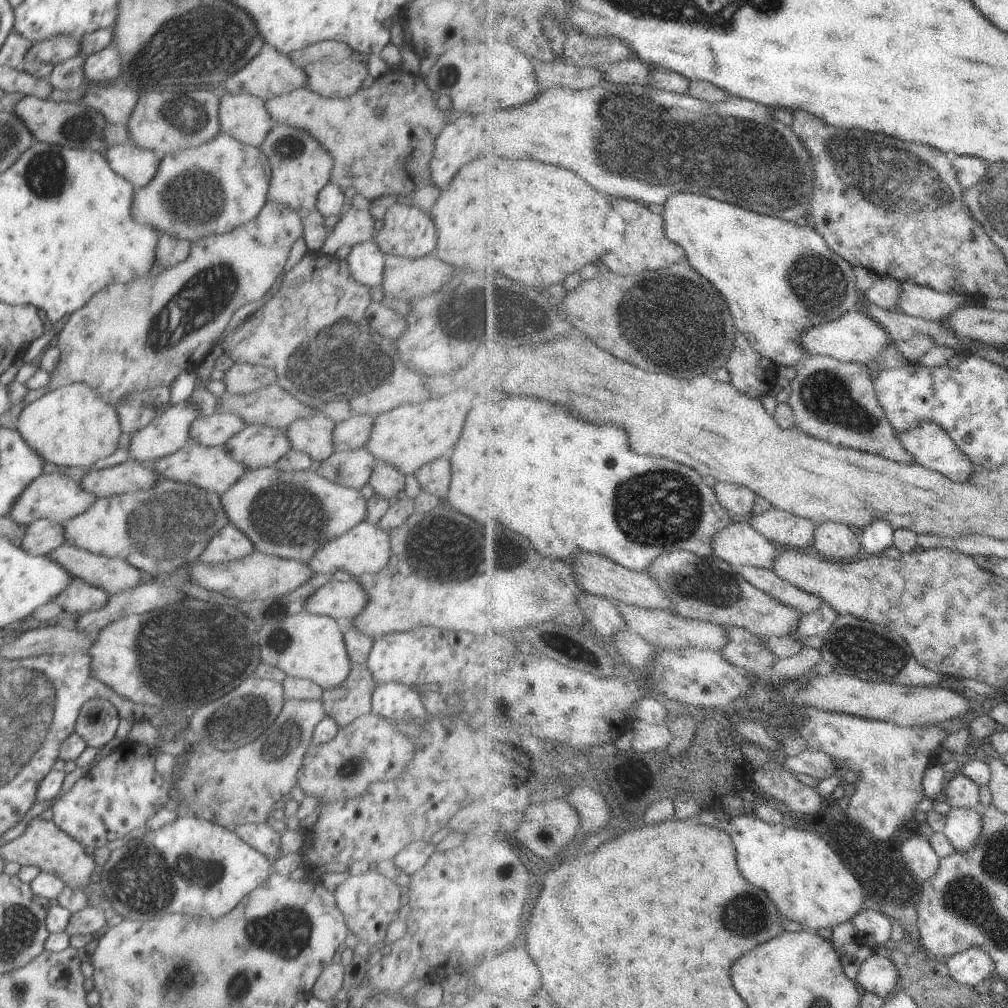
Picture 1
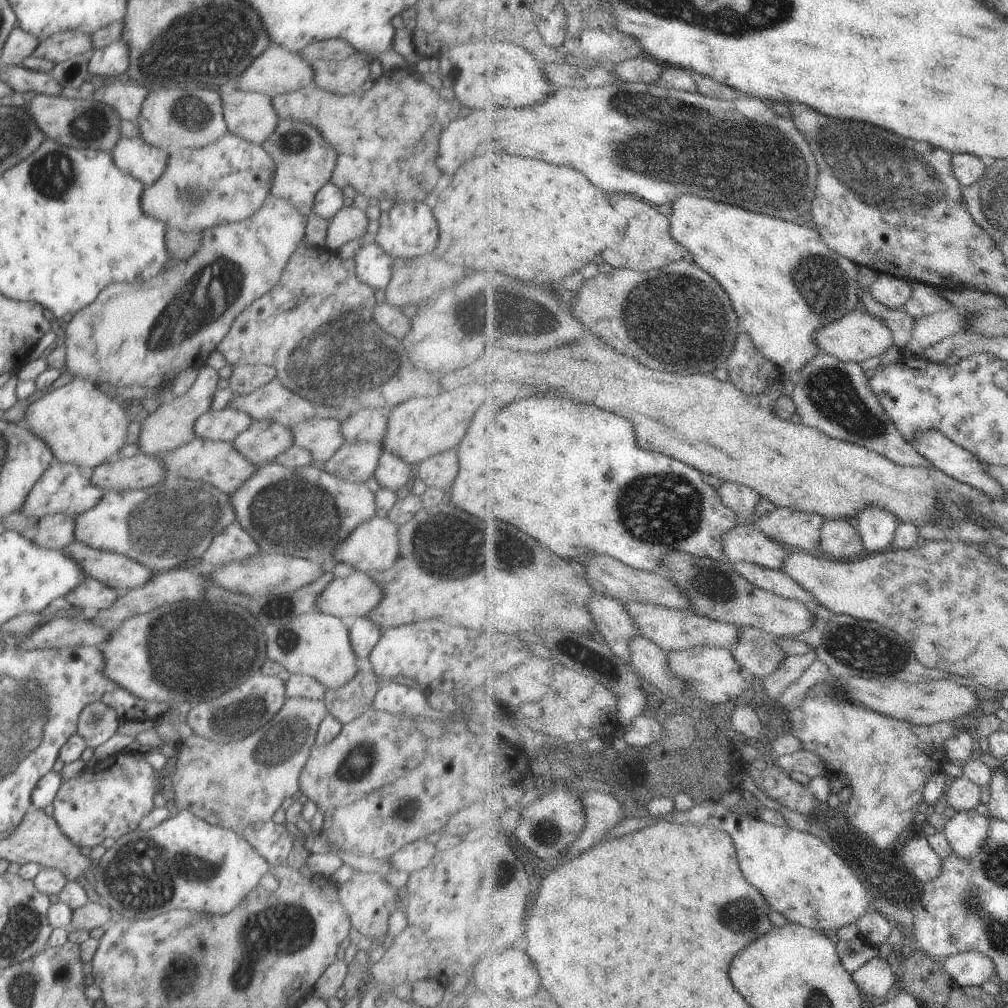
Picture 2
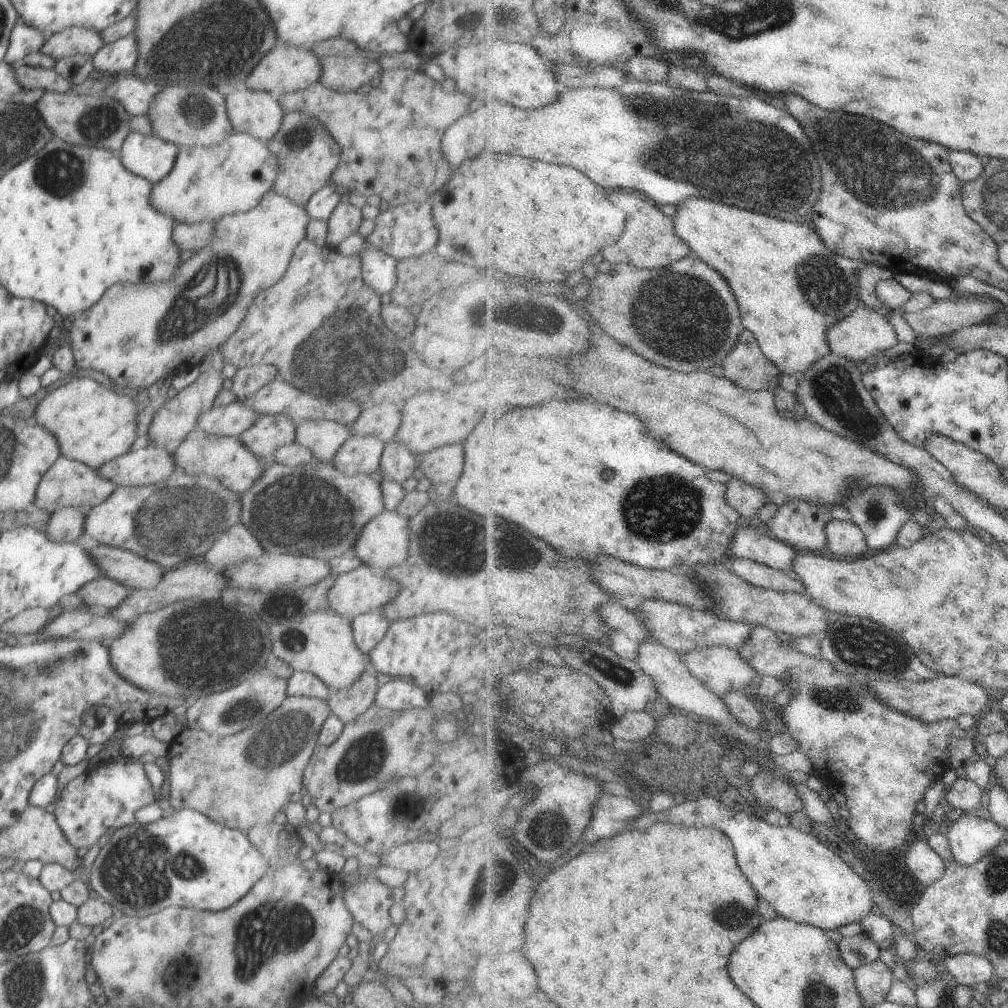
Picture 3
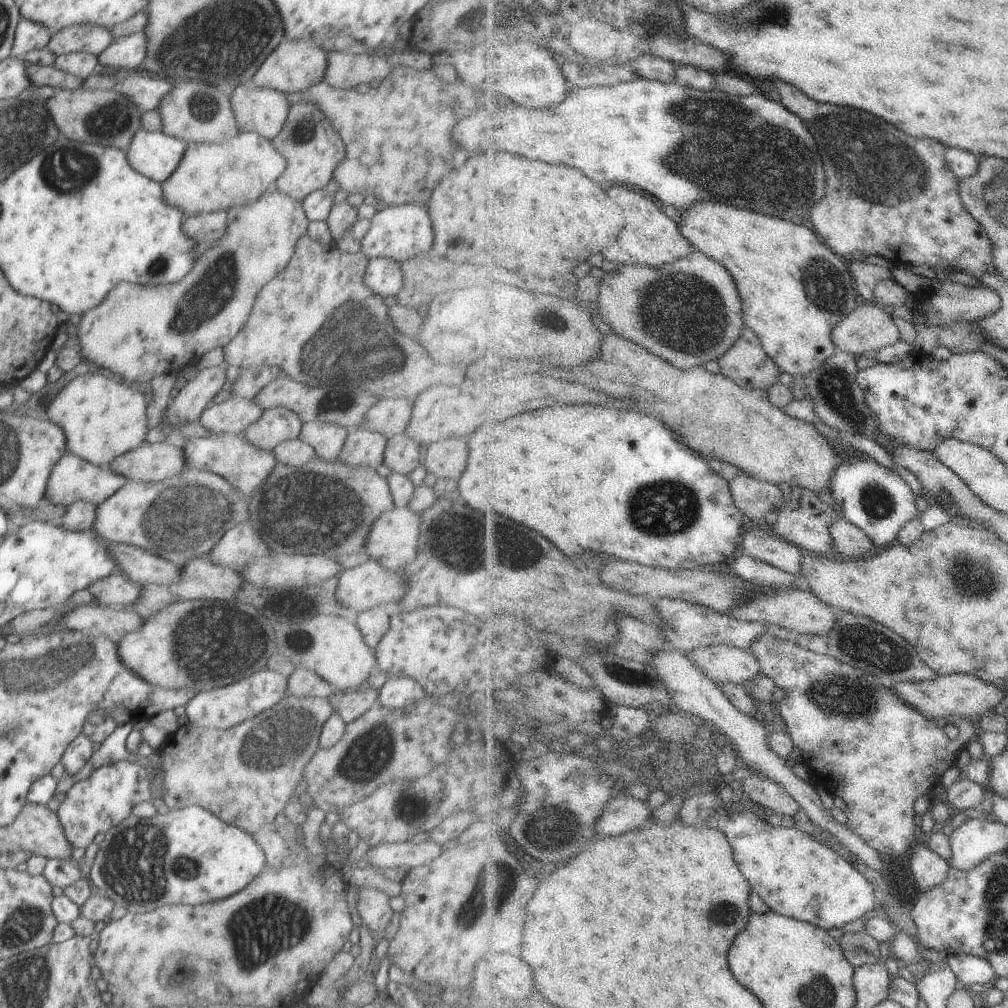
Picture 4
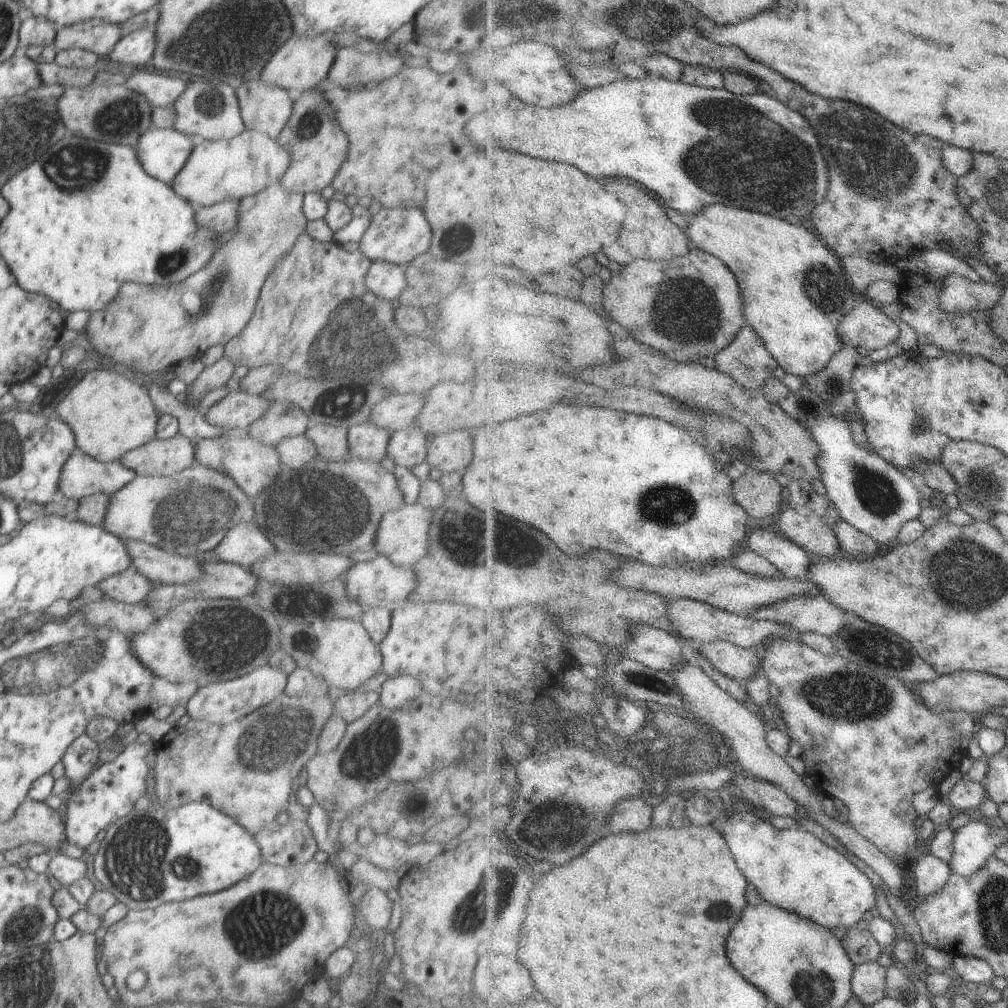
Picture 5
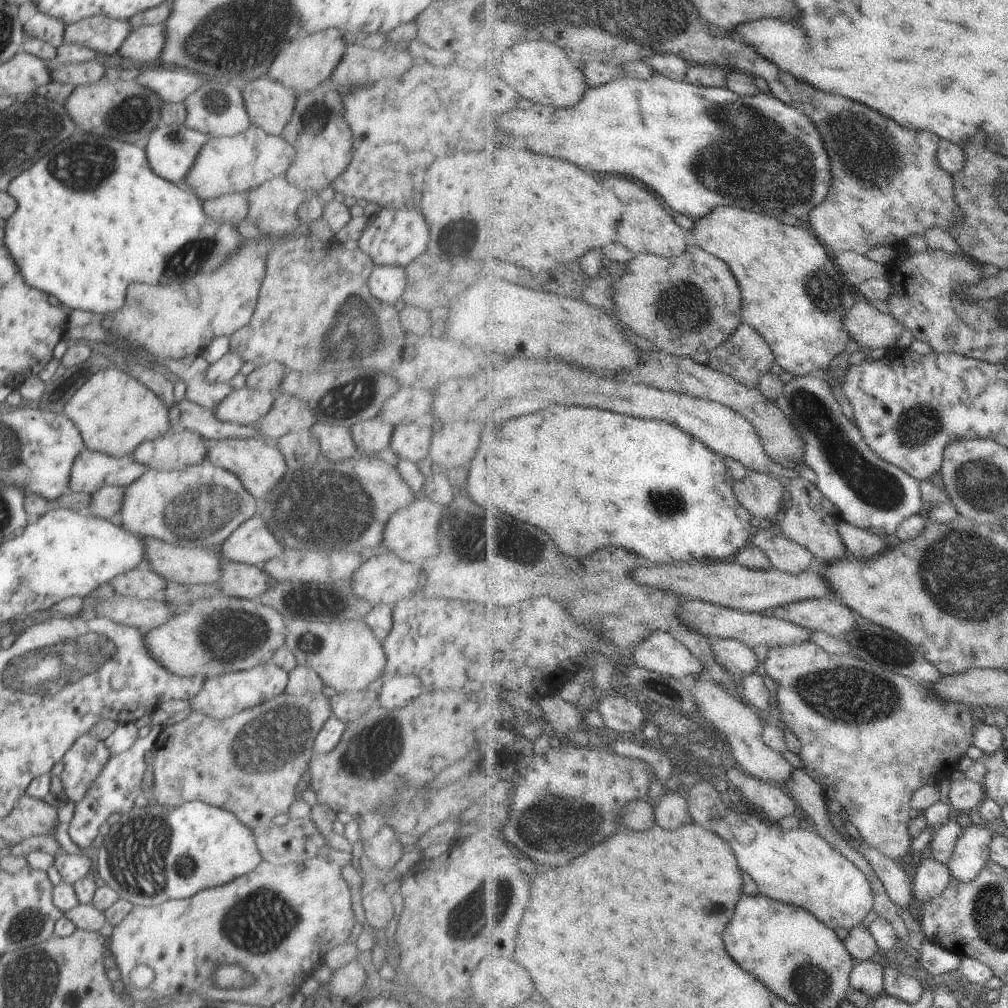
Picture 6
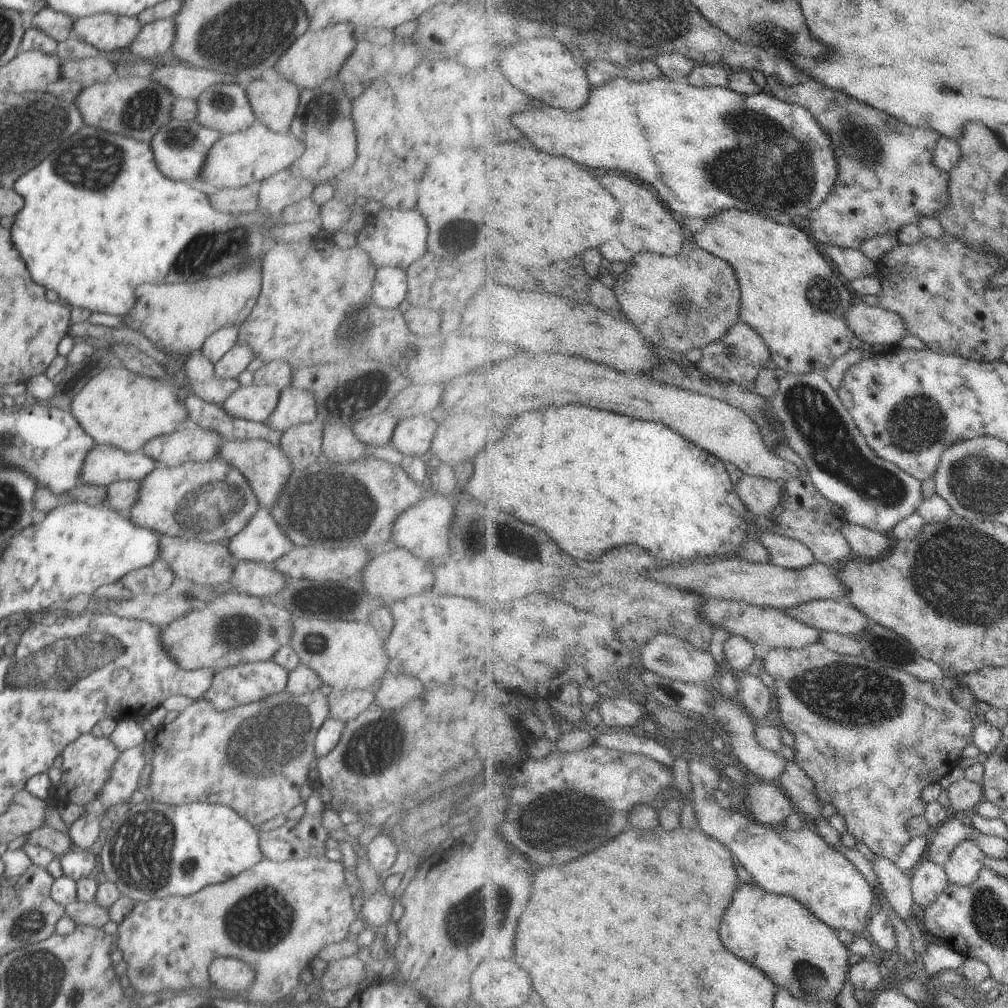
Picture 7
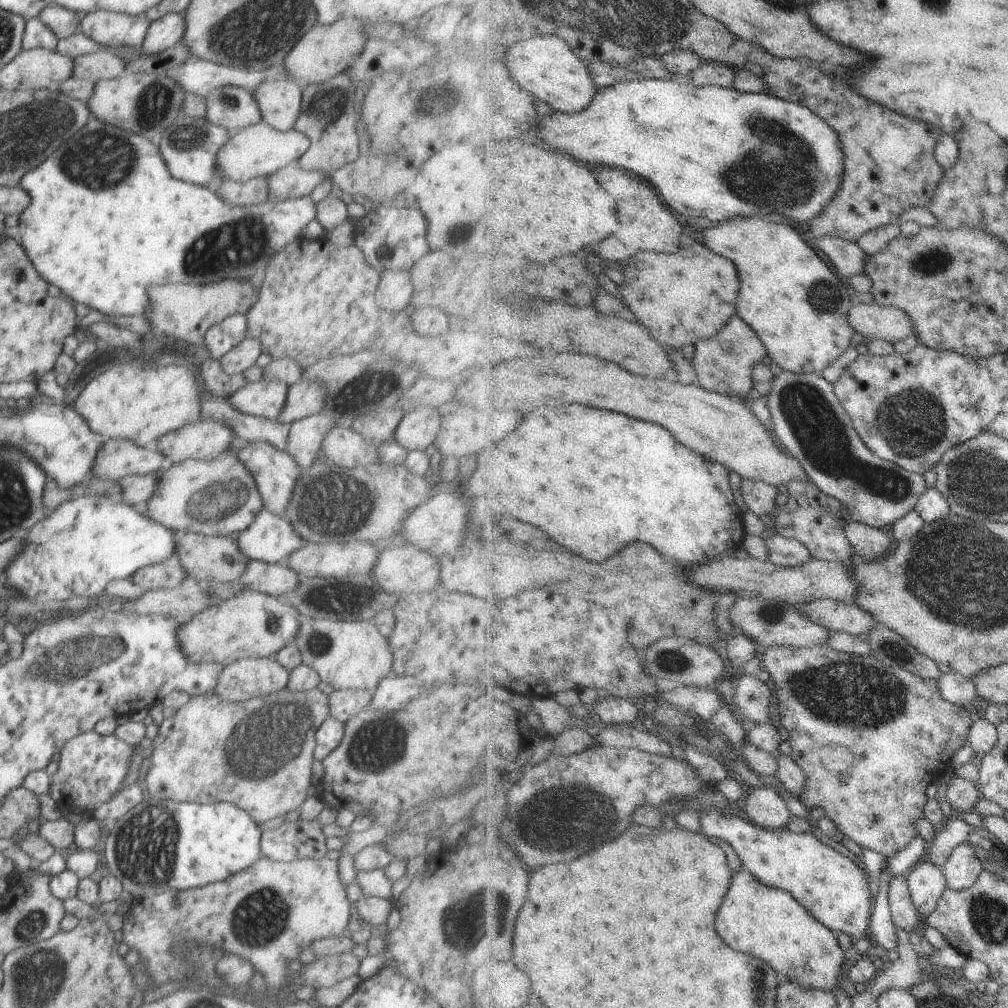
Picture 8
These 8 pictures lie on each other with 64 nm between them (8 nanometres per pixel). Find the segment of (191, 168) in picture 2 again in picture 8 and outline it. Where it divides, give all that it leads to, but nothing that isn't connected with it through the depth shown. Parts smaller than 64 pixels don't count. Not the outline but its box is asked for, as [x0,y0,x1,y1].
[217,120,309,183]

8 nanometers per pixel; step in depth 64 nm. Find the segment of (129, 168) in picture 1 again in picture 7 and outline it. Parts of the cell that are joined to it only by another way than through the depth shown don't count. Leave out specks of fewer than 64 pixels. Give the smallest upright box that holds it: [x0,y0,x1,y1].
[151,120,221,183]

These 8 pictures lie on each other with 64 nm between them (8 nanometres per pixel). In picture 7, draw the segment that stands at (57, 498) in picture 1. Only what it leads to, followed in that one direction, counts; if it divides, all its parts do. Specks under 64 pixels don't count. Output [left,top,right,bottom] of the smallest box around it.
[78,444,156,486]

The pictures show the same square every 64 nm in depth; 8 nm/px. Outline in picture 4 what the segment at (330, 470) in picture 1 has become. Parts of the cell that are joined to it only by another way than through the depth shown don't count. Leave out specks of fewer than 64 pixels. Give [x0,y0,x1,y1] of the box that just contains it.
[338,427,387,469]

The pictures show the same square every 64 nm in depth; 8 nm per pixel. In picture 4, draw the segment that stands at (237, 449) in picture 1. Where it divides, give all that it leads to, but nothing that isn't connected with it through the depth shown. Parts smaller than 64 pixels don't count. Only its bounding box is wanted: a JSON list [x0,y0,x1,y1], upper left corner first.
[243,407,302,451]

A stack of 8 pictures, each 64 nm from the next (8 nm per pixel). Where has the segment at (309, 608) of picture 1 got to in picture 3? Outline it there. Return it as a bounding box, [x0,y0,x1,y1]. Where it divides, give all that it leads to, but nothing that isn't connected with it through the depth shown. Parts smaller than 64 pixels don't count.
[325,566,398,619]

